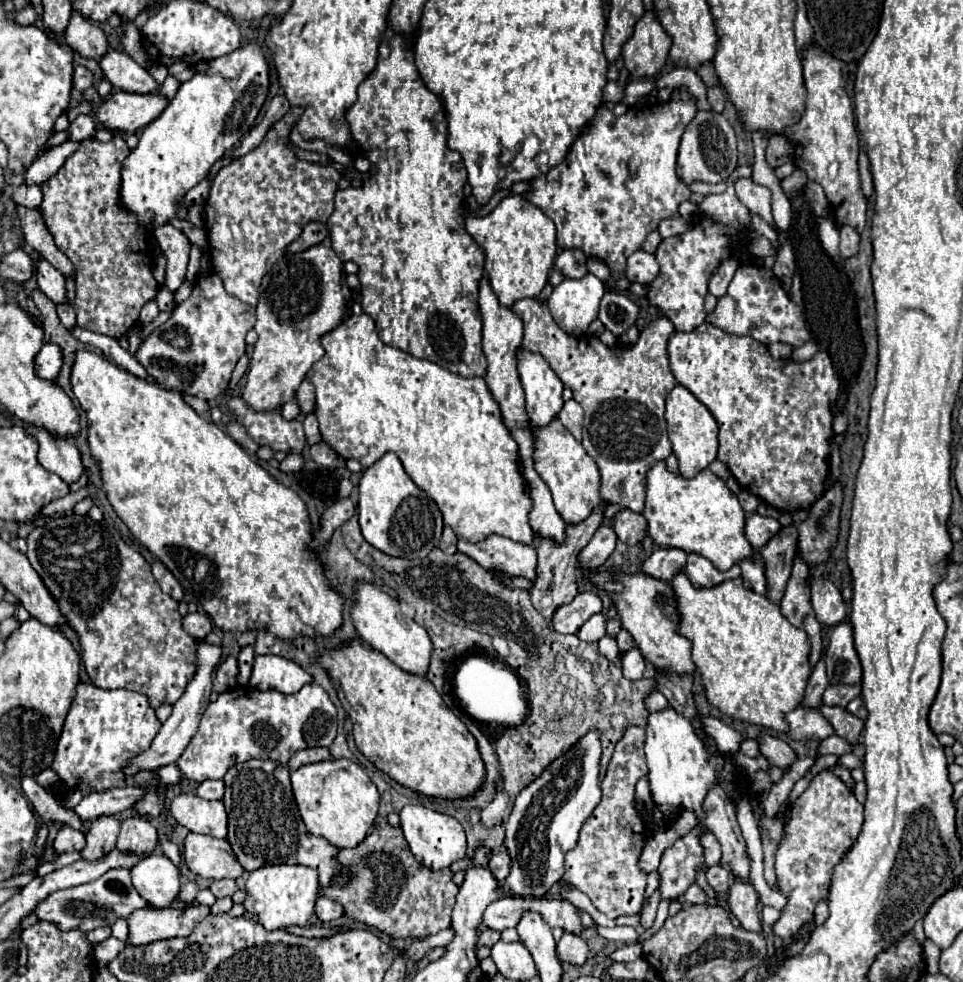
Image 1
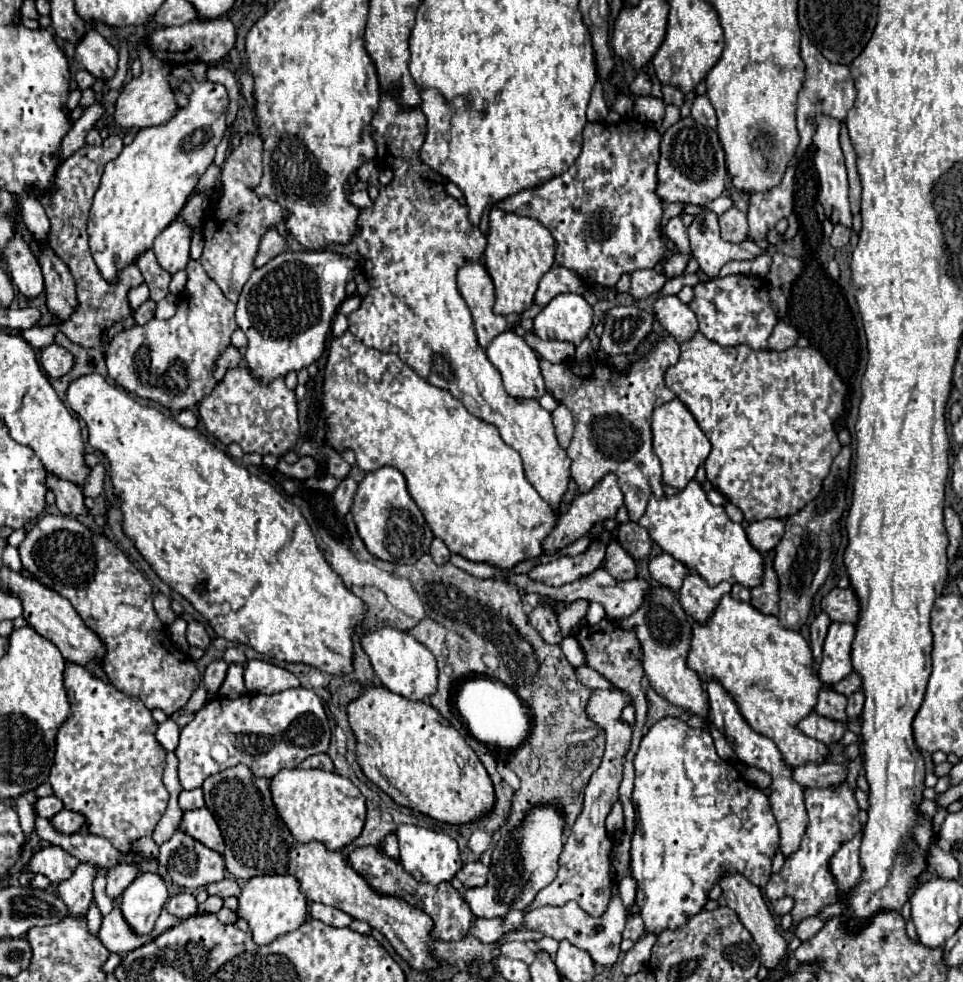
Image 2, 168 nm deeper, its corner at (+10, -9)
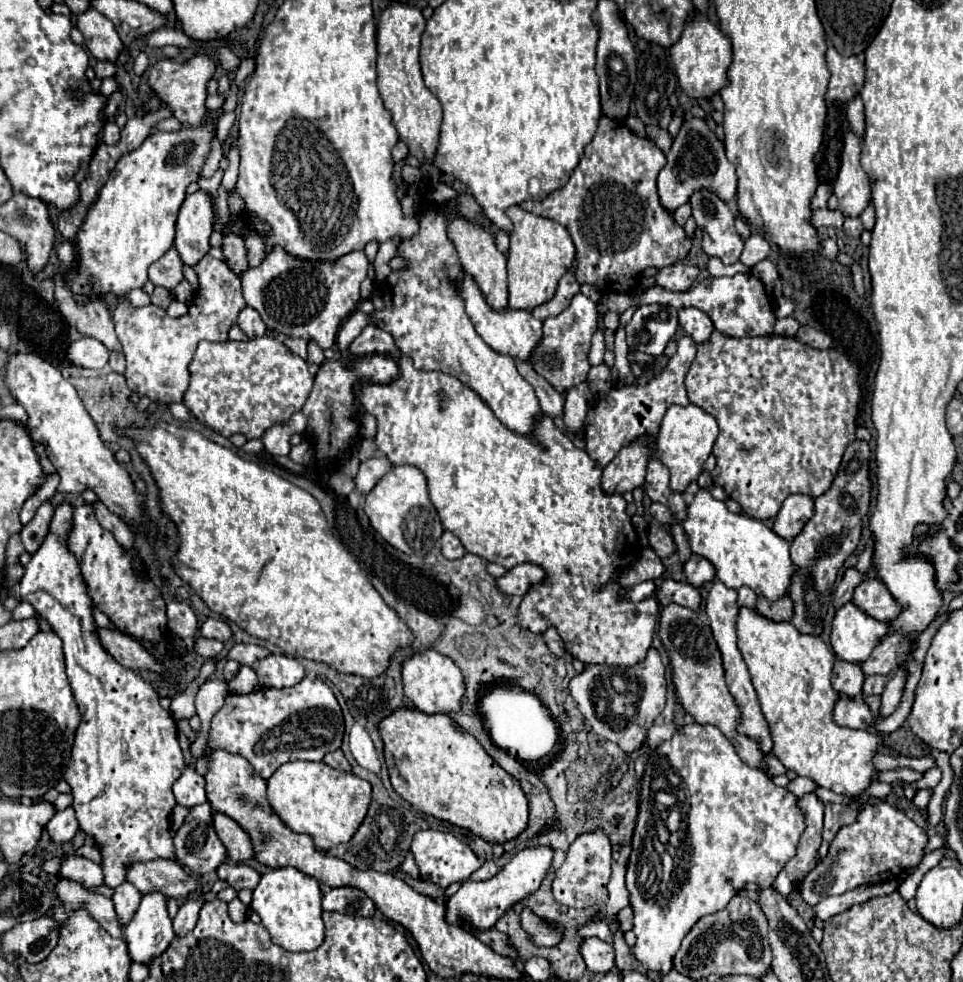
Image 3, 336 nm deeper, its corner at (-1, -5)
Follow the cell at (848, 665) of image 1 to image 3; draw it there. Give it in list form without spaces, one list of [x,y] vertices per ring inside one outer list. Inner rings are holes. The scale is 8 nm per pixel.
[[[853,601],[841,605],[833,619],[831,645],[839,659],[863,663],[889,633],[889,625],[863,613]]]

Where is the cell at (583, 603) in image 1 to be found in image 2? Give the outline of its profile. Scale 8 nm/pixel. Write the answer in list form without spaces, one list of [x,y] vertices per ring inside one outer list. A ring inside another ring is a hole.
[[[590,603],[588,613],[586,613],[586,621],[590,625],[594,625],[594,623],[600,623],[602,617],[604,617],[604,607],[600,603]]]

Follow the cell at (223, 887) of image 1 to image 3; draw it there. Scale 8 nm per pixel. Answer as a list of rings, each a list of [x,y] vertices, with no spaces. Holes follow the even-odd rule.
[[[221,863],[221,867],[217,867],[217,875],[219,875],[219,879],[225,879],[235,891],[241,891],[245,887],[255,889],[261,879],[261,875],[245,863],[237,863],[237,865]]]

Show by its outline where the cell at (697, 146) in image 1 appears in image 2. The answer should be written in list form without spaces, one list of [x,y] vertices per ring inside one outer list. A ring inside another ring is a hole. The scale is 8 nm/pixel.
[[[692,117],[680,119],[670,129],[666,129],[660,145],[658,189],[656,189],[662,201],[708,205],[710,201],[722,195],[724,179],[726,179],[726,155],[714,129],[696,123]]]

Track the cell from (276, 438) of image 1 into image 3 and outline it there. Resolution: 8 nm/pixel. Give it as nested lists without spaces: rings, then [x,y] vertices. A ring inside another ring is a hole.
[[[271,335],[247,339],[247,341],[199,341],[193,361],[189,363],[189,387],[183,395],[185,407],[213,431],[223,437],[231,437],[233,433],[243,433],[247,439],[263,437],[265,429],[275,423],[289,419],[295,411],[301,411],[305,399],[311,393],[313,377],[309,373],[309,365],[305,359],[287,349],[281,341]]]

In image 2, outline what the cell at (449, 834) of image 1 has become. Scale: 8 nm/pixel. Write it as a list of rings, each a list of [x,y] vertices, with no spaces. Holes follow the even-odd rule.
[[[400,825],[396,829],[396,837],[400,843],[400,863],[420,883],[438,885],[440,881],[450,881],[456,875],[456,871],[462,867],[458,845],[446,833],[430,831],[430,829],[418,827],[418,825]]]

